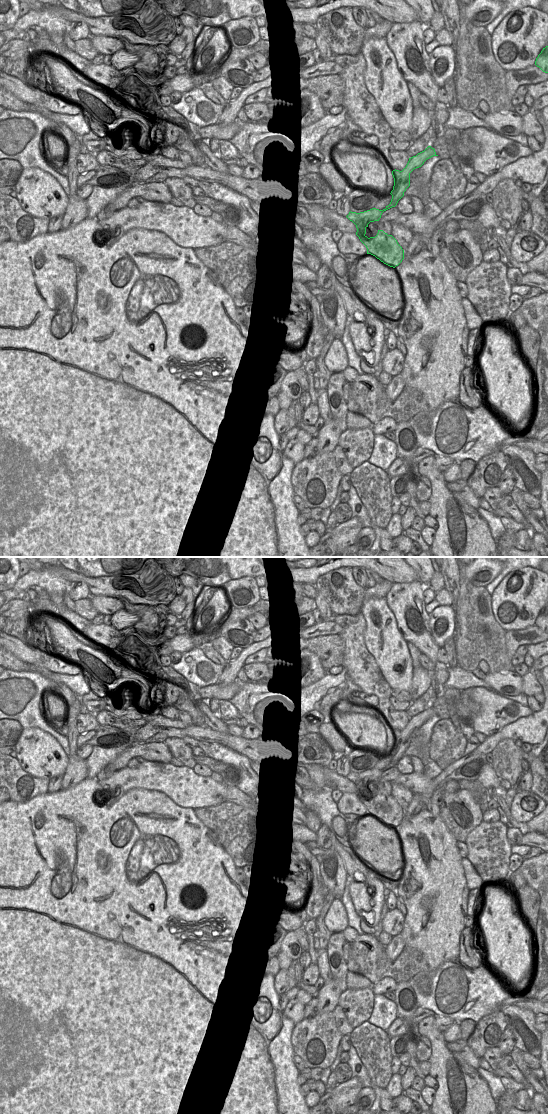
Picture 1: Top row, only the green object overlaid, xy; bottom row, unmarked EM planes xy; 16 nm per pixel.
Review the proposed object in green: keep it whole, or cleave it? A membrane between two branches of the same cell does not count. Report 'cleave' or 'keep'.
cleave

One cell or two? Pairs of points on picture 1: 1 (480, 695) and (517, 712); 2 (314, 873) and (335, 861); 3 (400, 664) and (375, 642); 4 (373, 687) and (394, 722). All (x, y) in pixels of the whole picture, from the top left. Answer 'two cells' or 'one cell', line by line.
1: one cell
2: two cells
3: one cell
4: one cell

